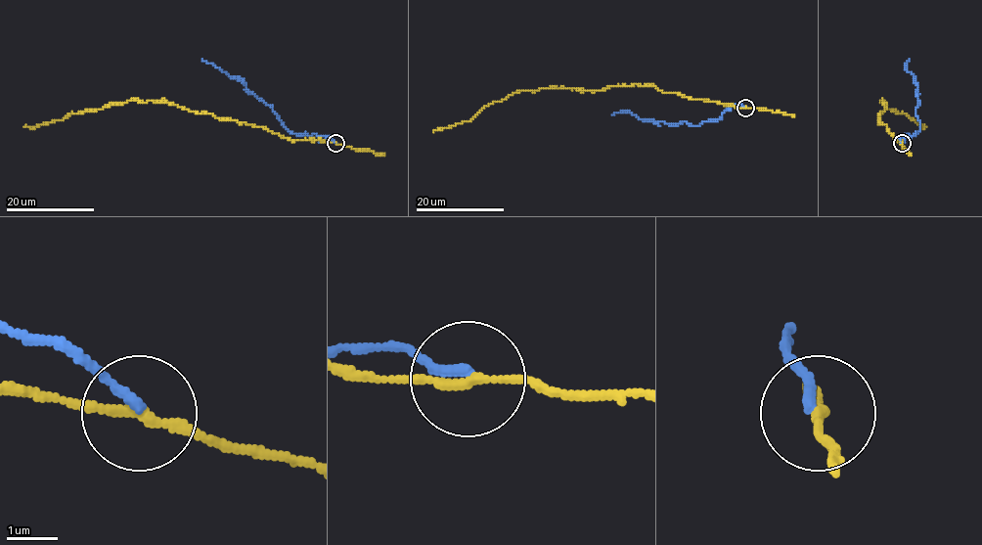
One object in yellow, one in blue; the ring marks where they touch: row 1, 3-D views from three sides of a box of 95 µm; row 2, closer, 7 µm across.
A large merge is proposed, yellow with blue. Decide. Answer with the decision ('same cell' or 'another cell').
another cell

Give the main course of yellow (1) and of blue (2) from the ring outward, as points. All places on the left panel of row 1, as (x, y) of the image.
1: (335, 143), (290, 141), (267, 129), (162, 101), (129, 100), (23, 127)
2: (335, 143), (329, 137), (298, 135), (289, 129), (273, 109), (240, 80), (201, 60)

